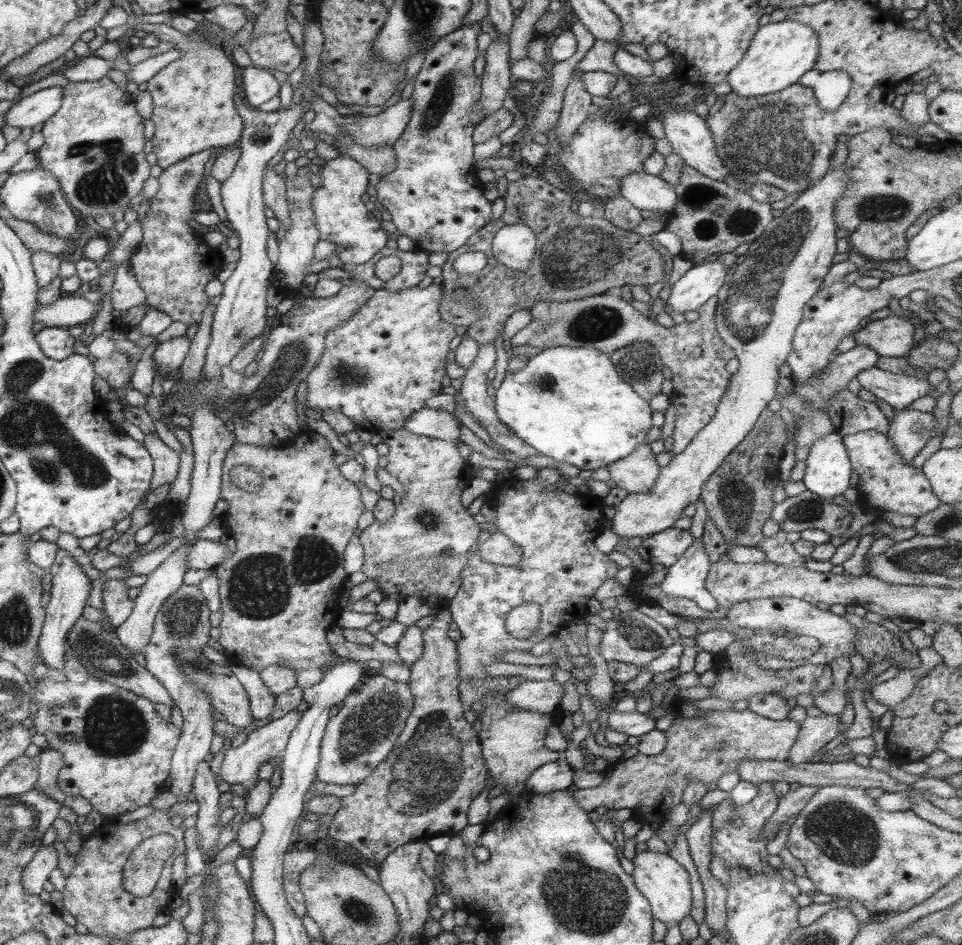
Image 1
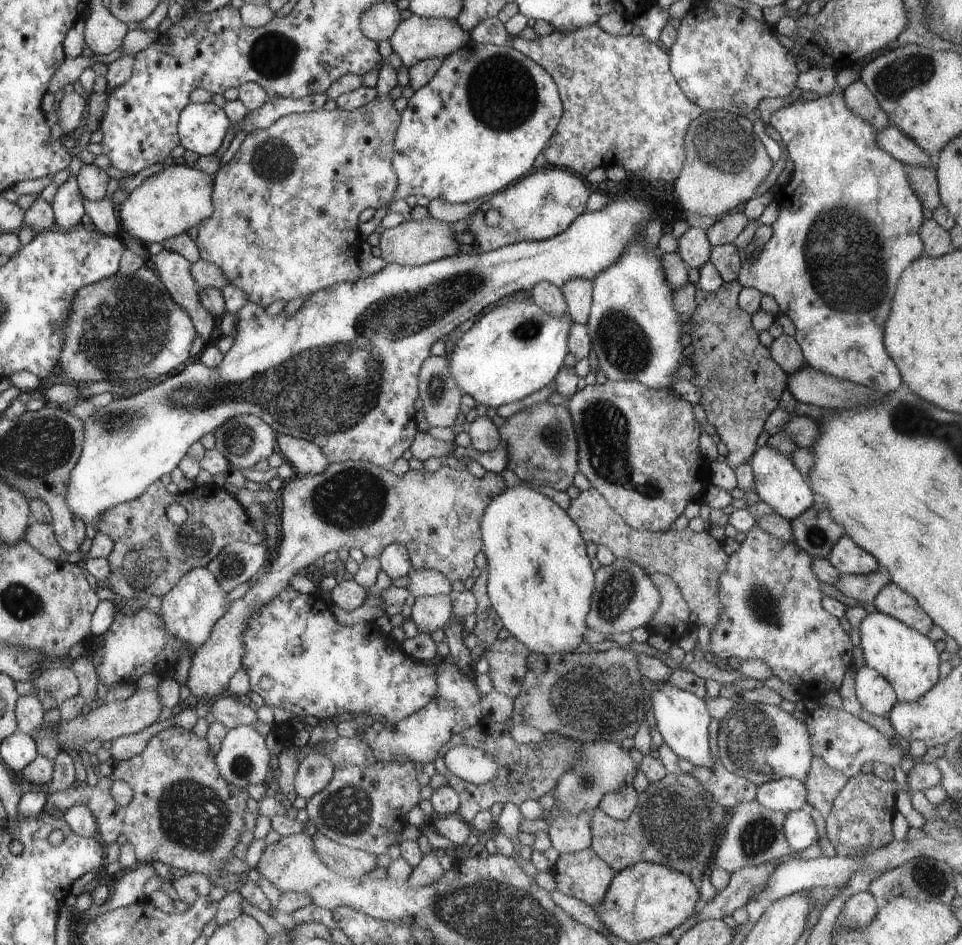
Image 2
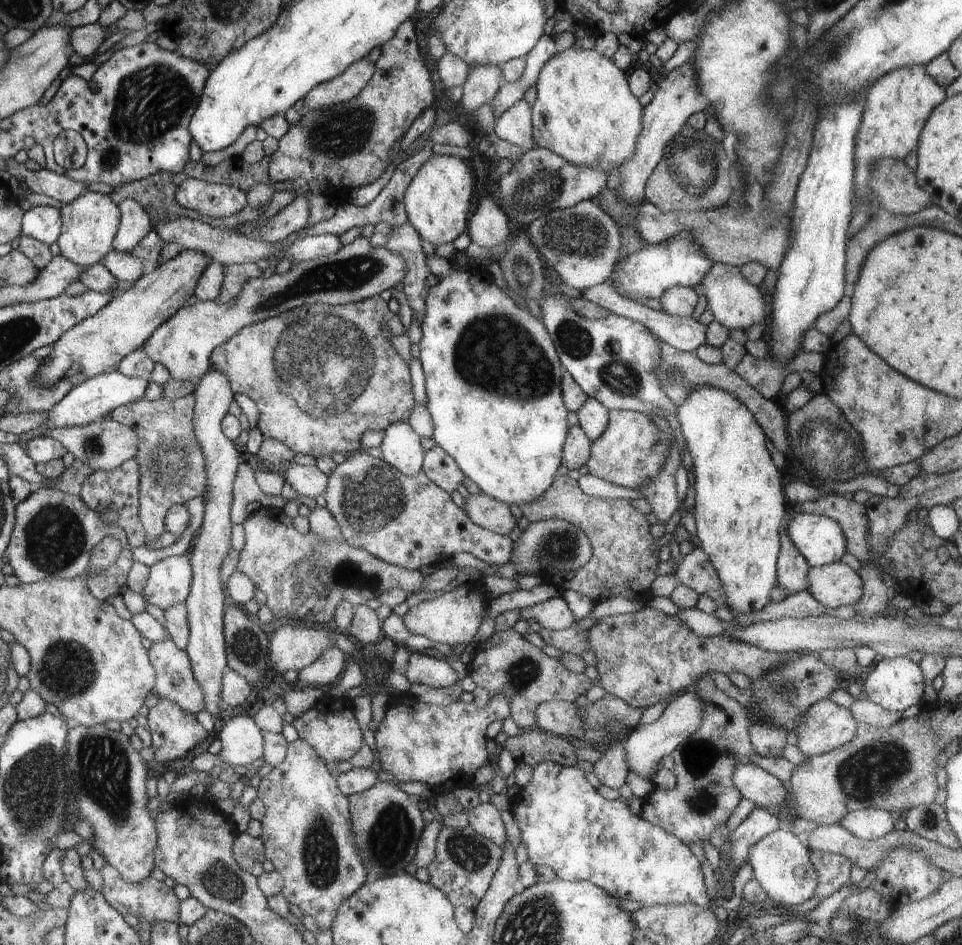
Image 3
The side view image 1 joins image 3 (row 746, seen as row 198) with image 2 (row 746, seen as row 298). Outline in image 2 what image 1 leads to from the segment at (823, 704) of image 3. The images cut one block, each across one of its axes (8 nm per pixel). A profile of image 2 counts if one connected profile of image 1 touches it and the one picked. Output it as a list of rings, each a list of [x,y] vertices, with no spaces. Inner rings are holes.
[[[739,700],[725,714],[725,718],[721,718],[717,748],[723,768],[739,778],[749,780],[757,788],[783,778],[797,778],[805,782],[813,760],[809,732],[803,722],[791,718],[791,714],[783,712],[779,706],[749,704],[743,700]]]

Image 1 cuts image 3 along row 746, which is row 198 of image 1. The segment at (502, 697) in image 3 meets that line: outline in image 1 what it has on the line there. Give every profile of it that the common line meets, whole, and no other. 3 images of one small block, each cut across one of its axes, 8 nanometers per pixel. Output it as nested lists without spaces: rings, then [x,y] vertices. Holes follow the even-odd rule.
[[[481,24],[463,26],[451,34],[439,38],[439,42],[425,54],[423,66],[413,80],[413,112],[403,136],[393,144],[393,154],[397,160],[397,168],[387,176],[381,176],[377,186],[371,190],[373,200],[377,200],[391,216],[391,224],[395,224],[399,236],[409,236],[421,252],[447,252],[455,256],[459,248],[467,244],[467,240],[491,222],[491,200],[483,198],[483,184],[477,182],[475,172],[471,168],[471,108],[481,94],[481,78],[473,74],[473,60],[477,54],[475,38],[479,34]]]

